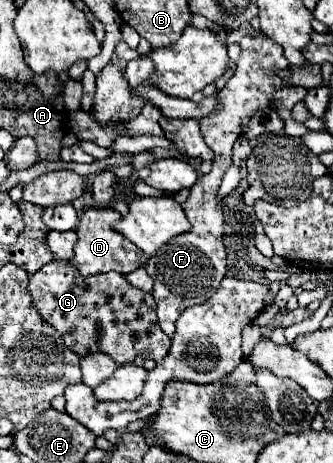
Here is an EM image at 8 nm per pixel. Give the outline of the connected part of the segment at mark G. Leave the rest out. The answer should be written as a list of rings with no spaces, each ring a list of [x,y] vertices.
[[[51,260],[31,274],[29,292],[33,296],[33,306],[41,312],[45,322],[49,322],[79,356],[105,352],[117,364],[131,364],[135,358],[161,362],[161,358],[169,352],[171,340],[157,326],[157,306],[153,296],[143,290],[133,290],[121,274],[105,272],[85,278],[67,262]]]

